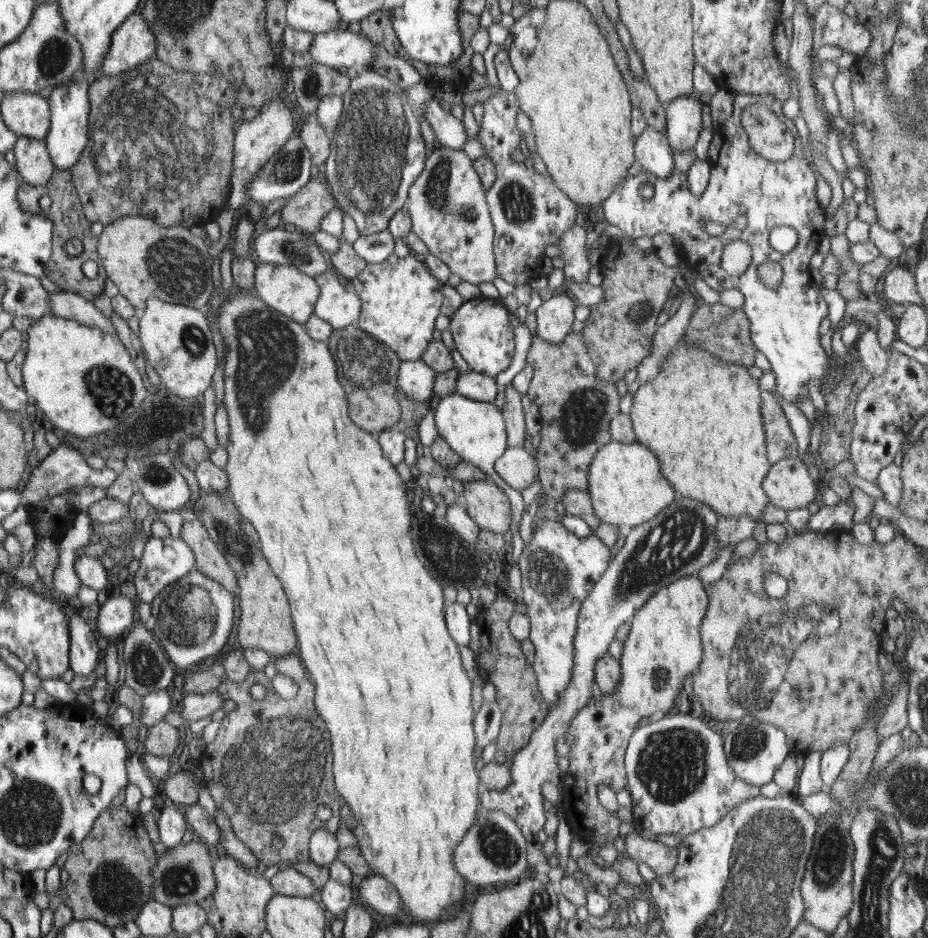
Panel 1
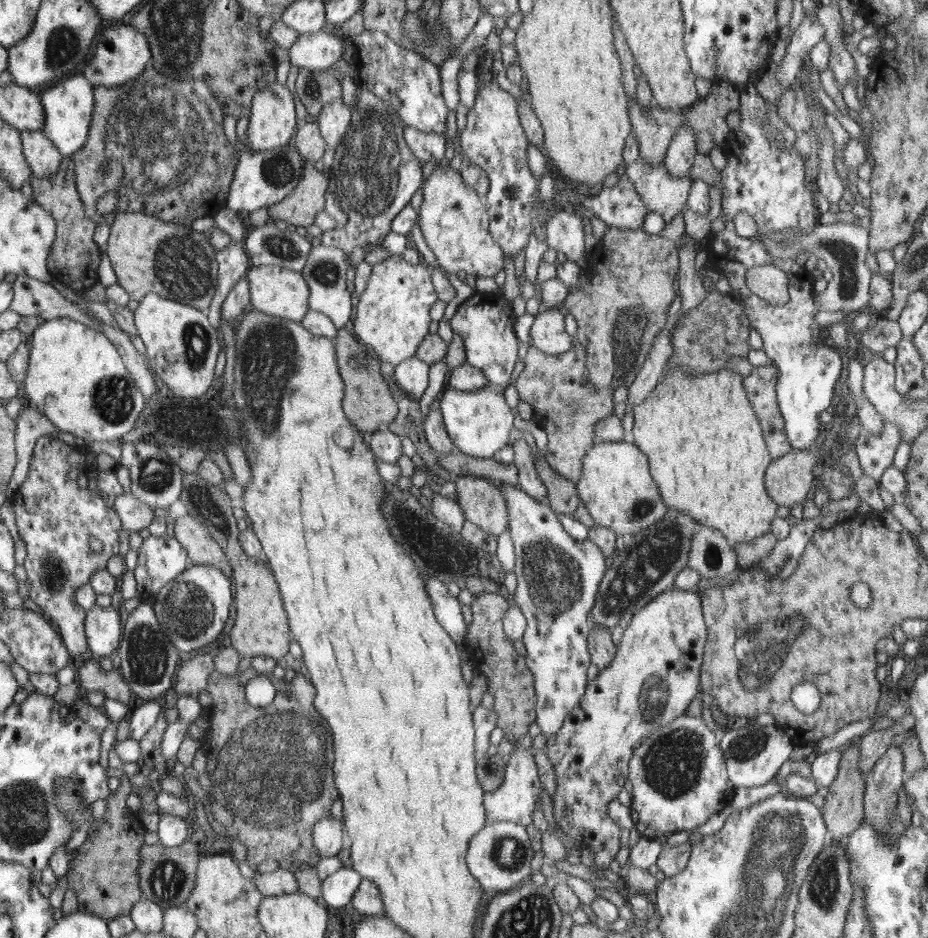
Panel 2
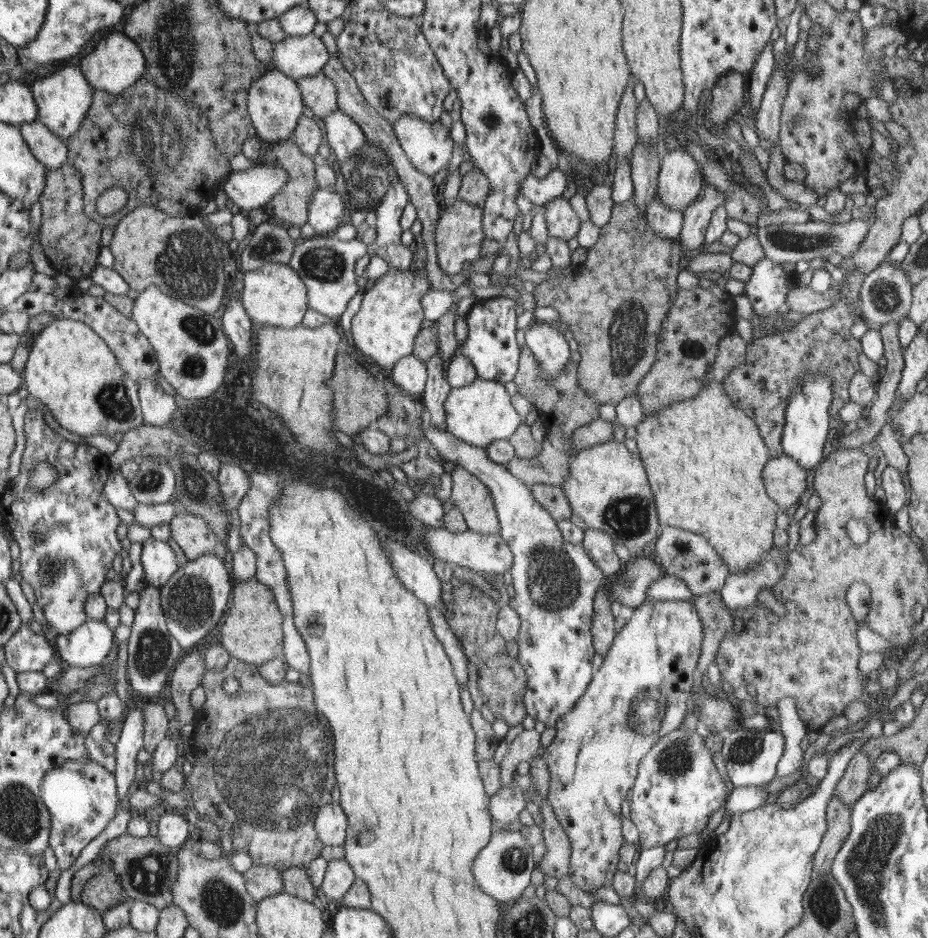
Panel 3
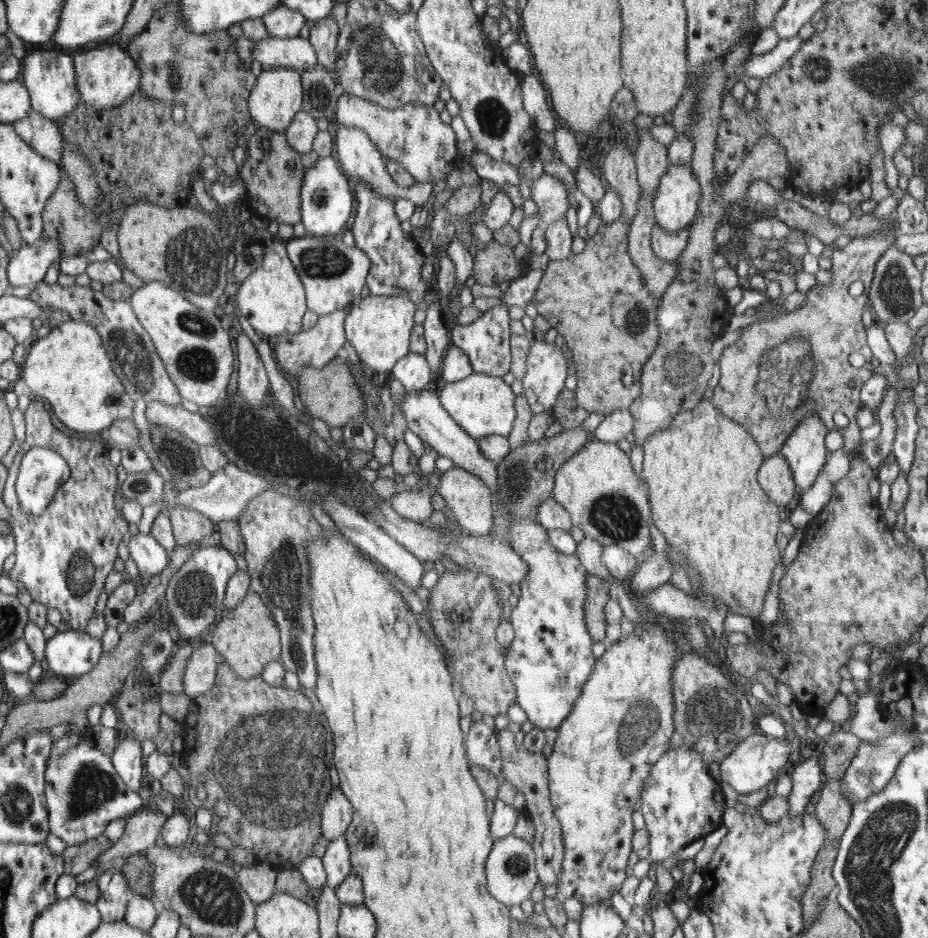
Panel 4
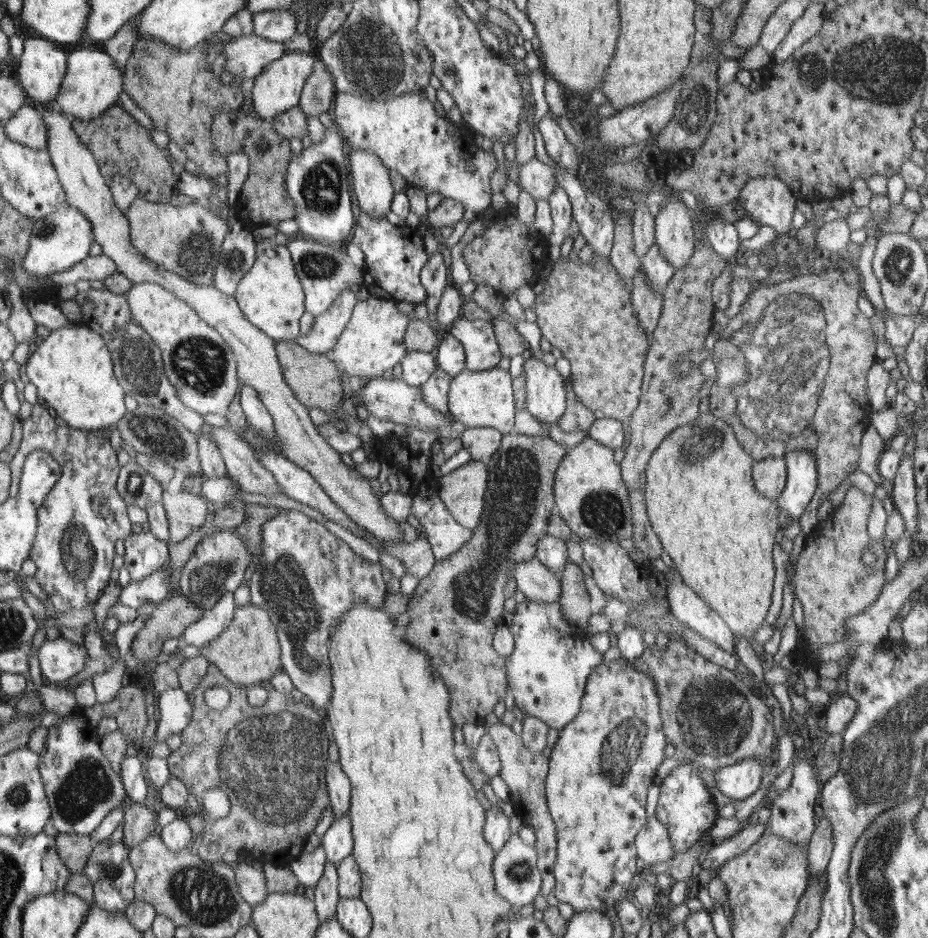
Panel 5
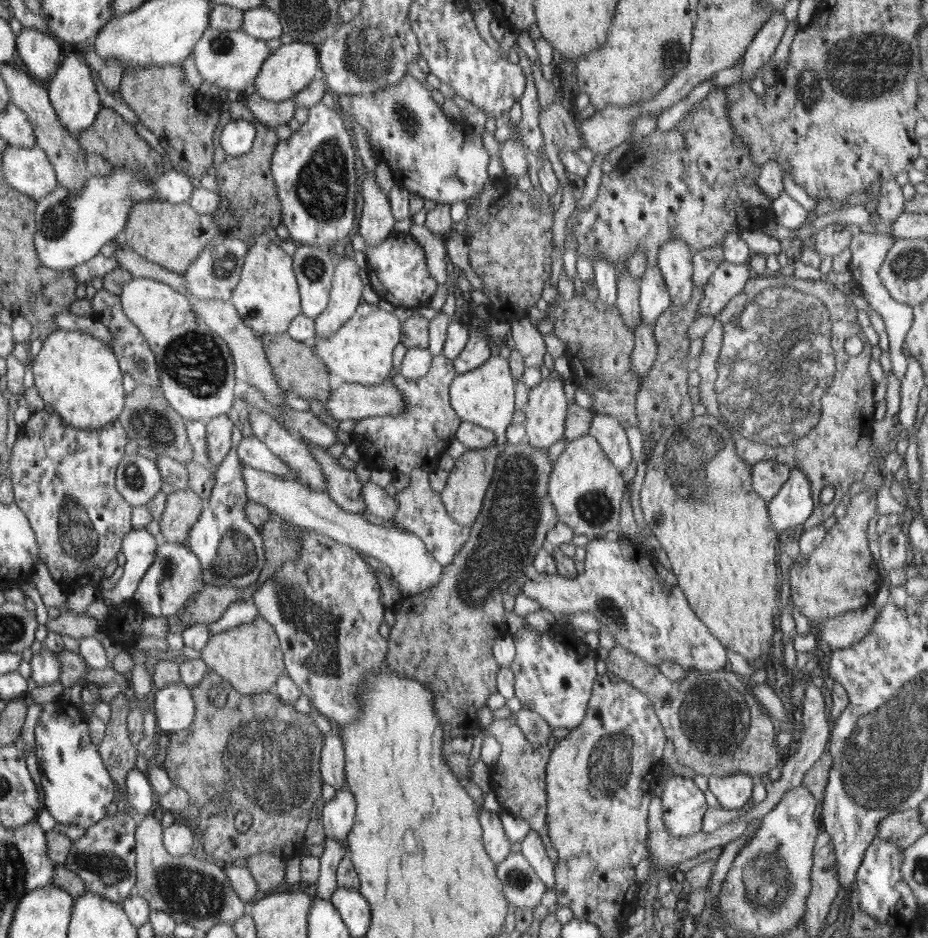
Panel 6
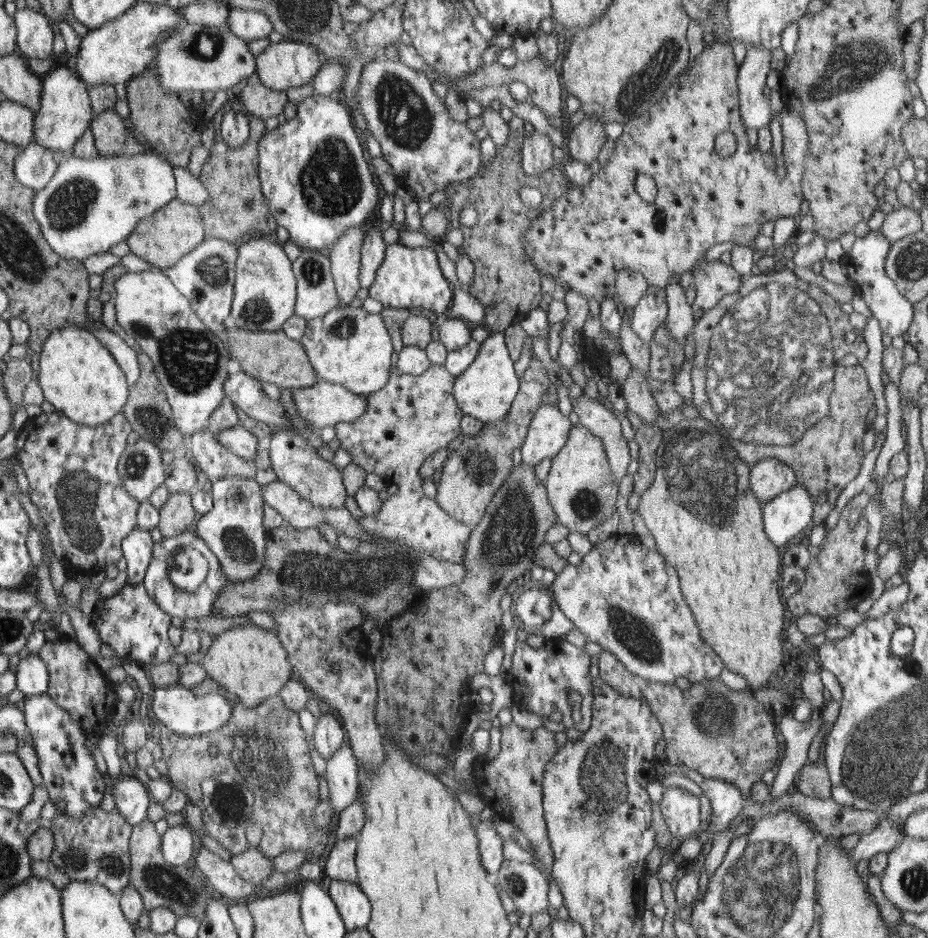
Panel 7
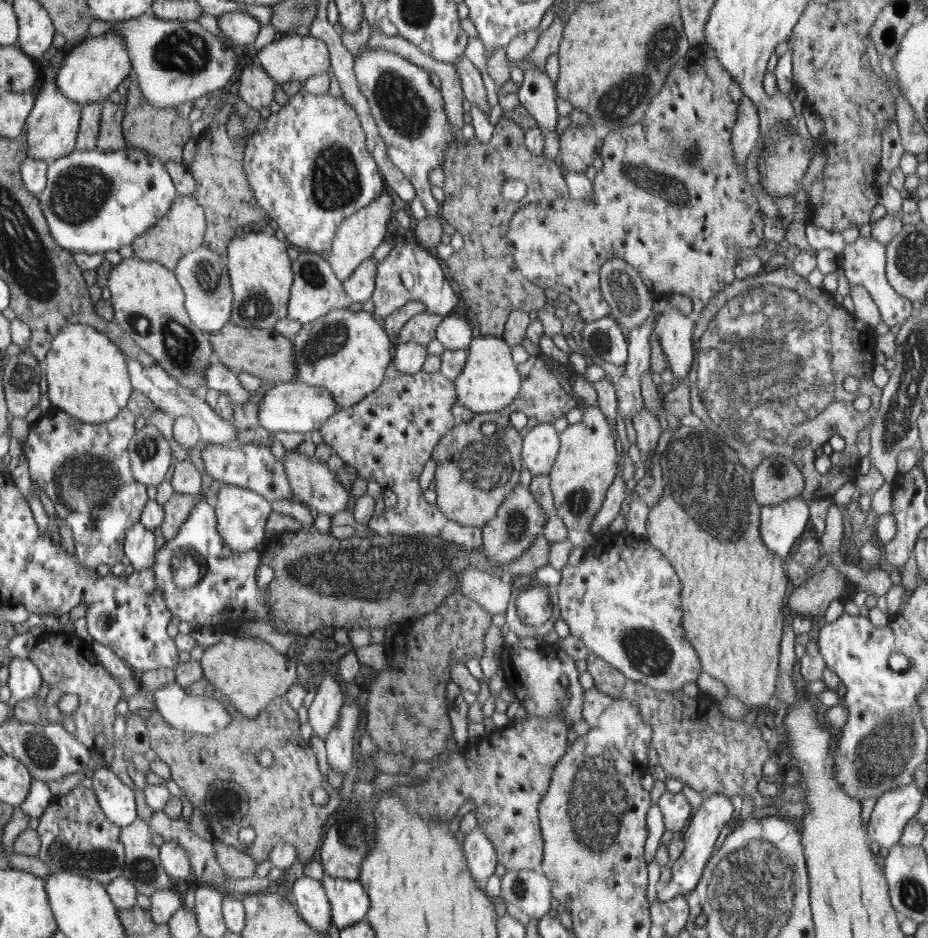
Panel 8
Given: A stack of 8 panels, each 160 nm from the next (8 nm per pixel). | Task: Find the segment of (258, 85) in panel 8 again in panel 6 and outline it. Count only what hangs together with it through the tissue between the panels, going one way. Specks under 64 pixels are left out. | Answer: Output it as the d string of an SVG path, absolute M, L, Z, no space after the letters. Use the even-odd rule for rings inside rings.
M251 89L248 97L249 109L260 119L260 122L268 126L277 127L279 124L288 124L294 117L296 104L293 99L272 102L263 99L254 89Z

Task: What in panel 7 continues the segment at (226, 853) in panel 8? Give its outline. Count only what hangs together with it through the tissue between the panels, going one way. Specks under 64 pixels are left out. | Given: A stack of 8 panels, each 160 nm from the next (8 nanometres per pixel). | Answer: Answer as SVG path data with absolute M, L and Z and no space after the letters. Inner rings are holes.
M260 850L234 851L231 856L231 863L234 870L244 879L250 881L256 890L260 888L259 883L266 880L270 874L275 872L272 869L272 859L268 858Z

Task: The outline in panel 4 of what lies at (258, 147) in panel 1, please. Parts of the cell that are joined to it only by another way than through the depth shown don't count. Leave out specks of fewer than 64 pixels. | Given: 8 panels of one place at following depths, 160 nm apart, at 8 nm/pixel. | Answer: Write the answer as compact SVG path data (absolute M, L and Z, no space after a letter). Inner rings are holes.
M272 68L262 71L259 81L252 89L251 113L252 118L258 122L260 127L270 130L277 130L284 133L287 126L294 120L294 116L300 110L302 104L302 84L300 84L300 74L297 70L290 68Z

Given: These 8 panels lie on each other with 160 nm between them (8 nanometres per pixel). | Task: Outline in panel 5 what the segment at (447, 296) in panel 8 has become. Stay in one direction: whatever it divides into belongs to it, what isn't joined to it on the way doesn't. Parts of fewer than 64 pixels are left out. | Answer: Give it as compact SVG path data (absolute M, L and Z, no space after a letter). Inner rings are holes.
M364 211L360 213L360 221L356 225L355 234L349 240L362 249L364 258L364 287L368 292L380 299L390 299L394 302L407 301L418 304L426 301L427 290L424 290L422 279L423 267L430 260L425 252L424 236L417 228L394 226L386 218L370 219Z

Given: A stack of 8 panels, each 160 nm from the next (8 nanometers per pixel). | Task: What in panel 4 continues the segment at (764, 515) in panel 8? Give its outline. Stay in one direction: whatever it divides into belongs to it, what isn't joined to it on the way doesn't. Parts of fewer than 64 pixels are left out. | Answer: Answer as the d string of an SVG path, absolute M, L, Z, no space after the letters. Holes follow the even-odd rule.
M813 413L802 420L782 446L780 452L789 464L796 493L807 491L824 468L828 455L824 438L828 432L821 418Z

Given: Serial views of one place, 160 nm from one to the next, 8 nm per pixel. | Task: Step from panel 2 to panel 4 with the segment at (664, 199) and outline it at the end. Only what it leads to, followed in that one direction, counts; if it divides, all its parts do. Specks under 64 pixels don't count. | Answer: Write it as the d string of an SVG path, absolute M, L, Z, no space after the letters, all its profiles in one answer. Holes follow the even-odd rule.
M655 222L654 229L651 231L652 251L658 256L658 259L666 263L676 262L687 248L688 236L690 236L690 226L670 235L658 227L658 222Z

